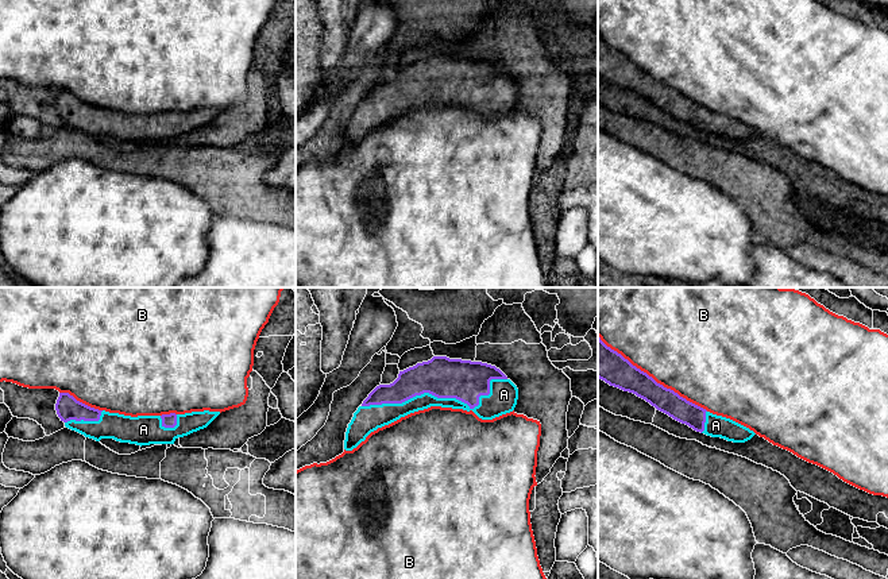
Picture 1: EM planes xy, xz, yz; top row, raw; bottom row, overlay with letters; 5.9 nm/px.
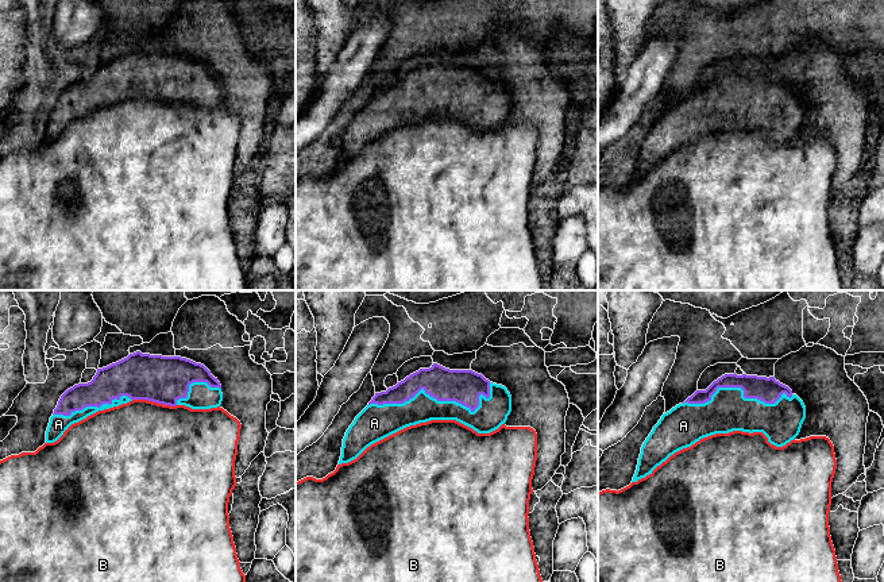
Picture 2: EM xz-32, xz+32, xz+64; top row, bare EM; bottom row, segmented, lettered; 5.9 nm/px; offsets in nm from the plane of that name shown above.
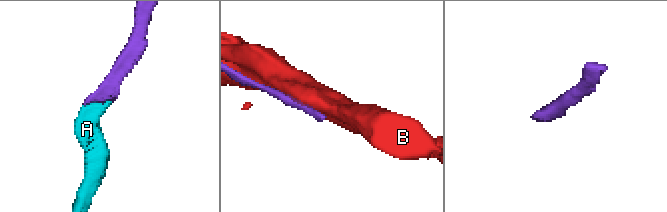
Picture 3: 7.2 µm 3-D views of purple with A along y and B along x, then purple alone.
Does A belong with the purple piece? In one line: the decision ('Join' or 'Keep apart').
Join

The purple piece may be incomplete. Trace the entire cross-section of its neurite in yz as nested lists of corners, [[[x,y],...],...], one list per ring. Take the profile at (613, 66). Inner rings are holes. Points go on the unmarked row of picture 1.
[[[599,34],[598,76],[610,84],[636,92],[657,108],[707,134],[721,135],[733,140],[745,140],[756,132],[749,126],[730,116],[713,112],[657,81],[621,51],[607,45]]]

